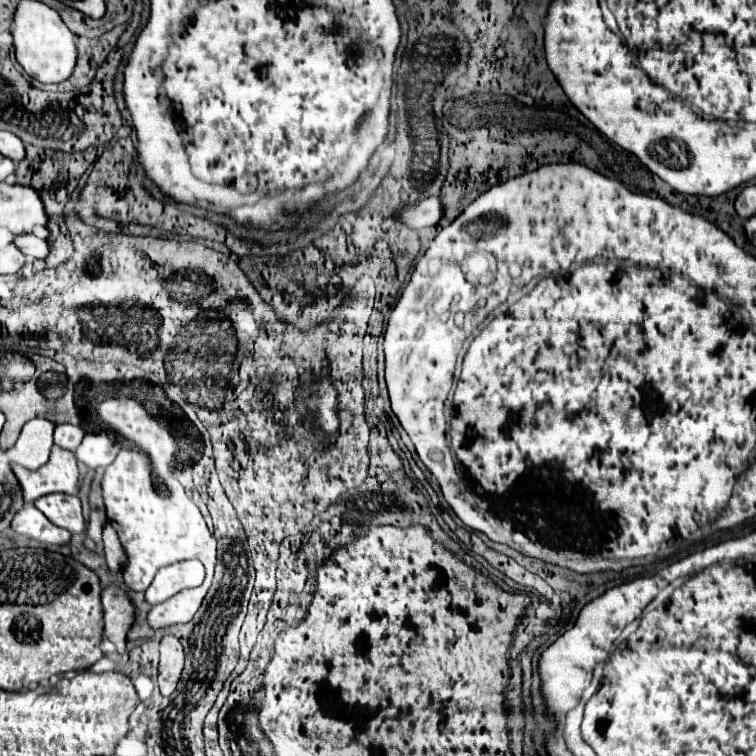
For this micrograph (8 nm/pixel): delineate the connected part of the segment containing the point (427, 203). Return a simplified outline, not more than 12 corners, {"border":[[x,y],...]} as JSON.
{"border":[[424,198],[396,214],[410,228],[436,226],[444,204]]}

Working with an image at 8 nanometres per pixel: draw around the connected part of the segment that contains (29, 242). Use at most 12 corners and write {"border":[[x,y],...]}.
{"border":[[34,234],[14,236],[14,244],[30,258],[46,258],[48,240]]}

